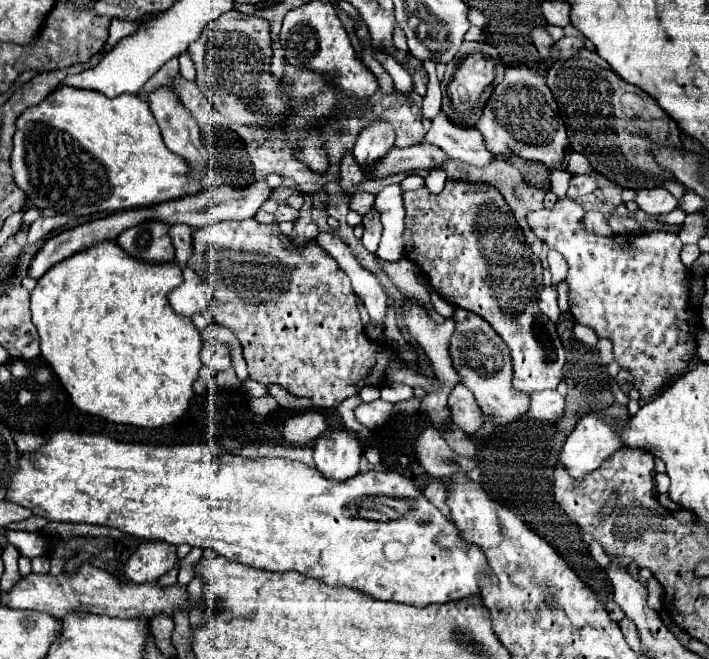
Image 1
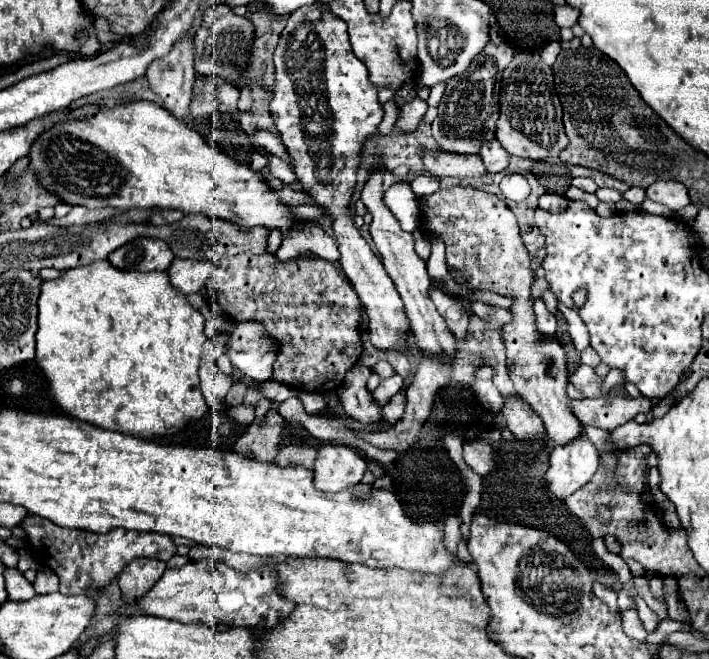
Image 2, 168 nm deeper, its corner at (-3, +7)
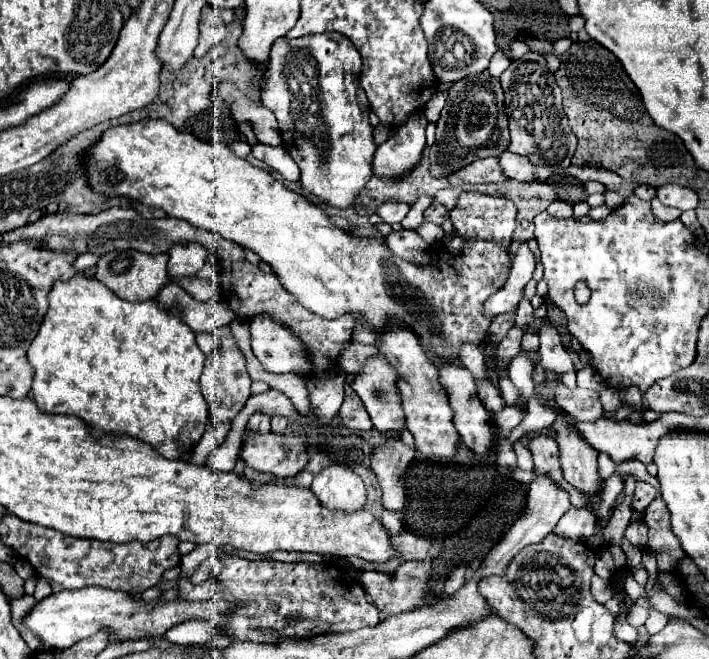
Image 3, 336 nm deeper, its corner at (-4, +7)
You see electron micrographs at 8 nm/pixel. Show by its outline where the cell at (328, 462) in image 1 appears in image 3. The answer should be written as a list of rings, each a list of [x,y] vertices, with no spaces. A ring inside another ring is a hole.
[[[333,464],[321,470],[313,478],[311,490],[319,498],[321,506],[329,510],[339,510],[343,514],[353,514],[361,510],[367,500],[363,480],[345,464]]]

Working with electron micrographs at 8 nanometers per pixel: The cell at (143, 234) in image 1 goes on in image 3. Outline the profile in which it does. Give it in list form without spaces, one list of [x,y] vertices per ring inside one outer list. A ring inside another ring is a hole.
[[[123,250],[123,252],[109,252],[101,256],[95,266],[95,278],[103,282],[109,290],[121,296],[127,302],[145,302],[159,294],[159,290],[167,284],[167,254],[143,254],[137,250]]]

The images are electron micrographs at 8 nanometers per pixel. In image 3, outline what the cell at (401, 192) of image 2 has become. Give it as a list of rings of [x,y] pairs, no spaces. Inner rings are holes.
[[[385,202],[379,206],[377,214],[387,222],[387,224],[397,224],[401,222],[409,212],[409,206],[407,204],[401,204],[401,202]]]

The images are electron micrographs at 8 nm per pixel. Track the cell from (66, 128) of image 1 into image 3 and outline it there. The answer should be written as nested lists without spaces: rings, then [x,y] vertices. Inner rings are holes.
[[[143,120],[143,124],[107,130],[89,150],[85,170],[91,188],[101,194],[111,198],[135,198],[145,206],[163,208],[169,216],[183,218],[195,228],[215,232],[255,252],[273,268],[283,288],[313,314],[331,320],[349,312],[355,320],[361,318],[363,324],[369,324],[377,334],[391,322],[407,324],[407,328],[419,336],[419,344],[431,358],[459,360],[459,350],[465,342],[481,344],[487,338],[491,318],[483,314],[483,304],[491,294],[503,288],[513,262],[511,248],[487,240],[465,240],[459,256],[451,256],[443,242],[435,242],[429,248],[429,266],[417,266],[399,256],[395,258],[383,240],[359,238],[341,230],[311,200],[285,188],[267,170],[255,168],[245,158],[235,156],[225,144],[201,142],[191,134],[177,132],[165,120]]]

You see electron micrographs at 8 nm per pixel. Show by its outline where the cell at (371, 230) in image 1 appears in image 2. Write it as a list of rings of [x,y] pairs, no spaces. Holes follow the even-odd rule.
[[[376,166],[374,172],[368,174],[368,180],[366,180],[364,190],[362,190],[360,200],[364,202],[364,206],[372,214],[372,222],[368,226],[368,232],[372,236],[372,242],[374,242],[376,250],[382,256],[382,264],[384,264],[388,276],[394,280],[396,290],[398,290],[398,294],[404,302],[406,316],[410,320],[410,328],[416,336],[416,344],[420,346],[420,350],[430,352],[430,354],[440,354],[440,356],[452,356],[456,352],[454,336],[446,328],[444,318],[438,314],[436,306],[430,300],[430,290],[428,290],[430,288],[430,278],[426,274],[426,262],[422,258],[418,258],[418,254],[414,252],[414,236],[410,232],[404,232],[400,228],[396,216],[386,208],[382,180],[384,180],[384,168]]]

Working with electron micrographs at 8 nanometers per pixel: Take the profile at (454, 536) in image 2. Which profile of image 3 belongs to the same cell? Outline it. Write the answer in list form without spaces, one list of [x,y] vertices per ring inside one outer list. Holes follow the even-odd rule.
[[[461,564],[461,566],[457,566],[453,572],[451,572],[451,576],[445,580],[445,594],[453,594],[455,590],[459,590],[463,584],[465,584],[465,578],[463,578],[463,574],[465,574],[465,564]]]

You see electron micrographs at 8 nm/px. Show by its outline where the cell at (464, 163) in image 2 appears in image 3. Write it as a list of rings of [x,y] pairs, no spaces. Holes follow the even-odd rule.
[[[485,158],[477,160],[475,164],[469,164],[467,168],[455,172],[449,176],[451,186],[461,186],[461,184],[489,184],[489,182],[503,182],[507,176],[503,174],[499,166],[499,158]]]

